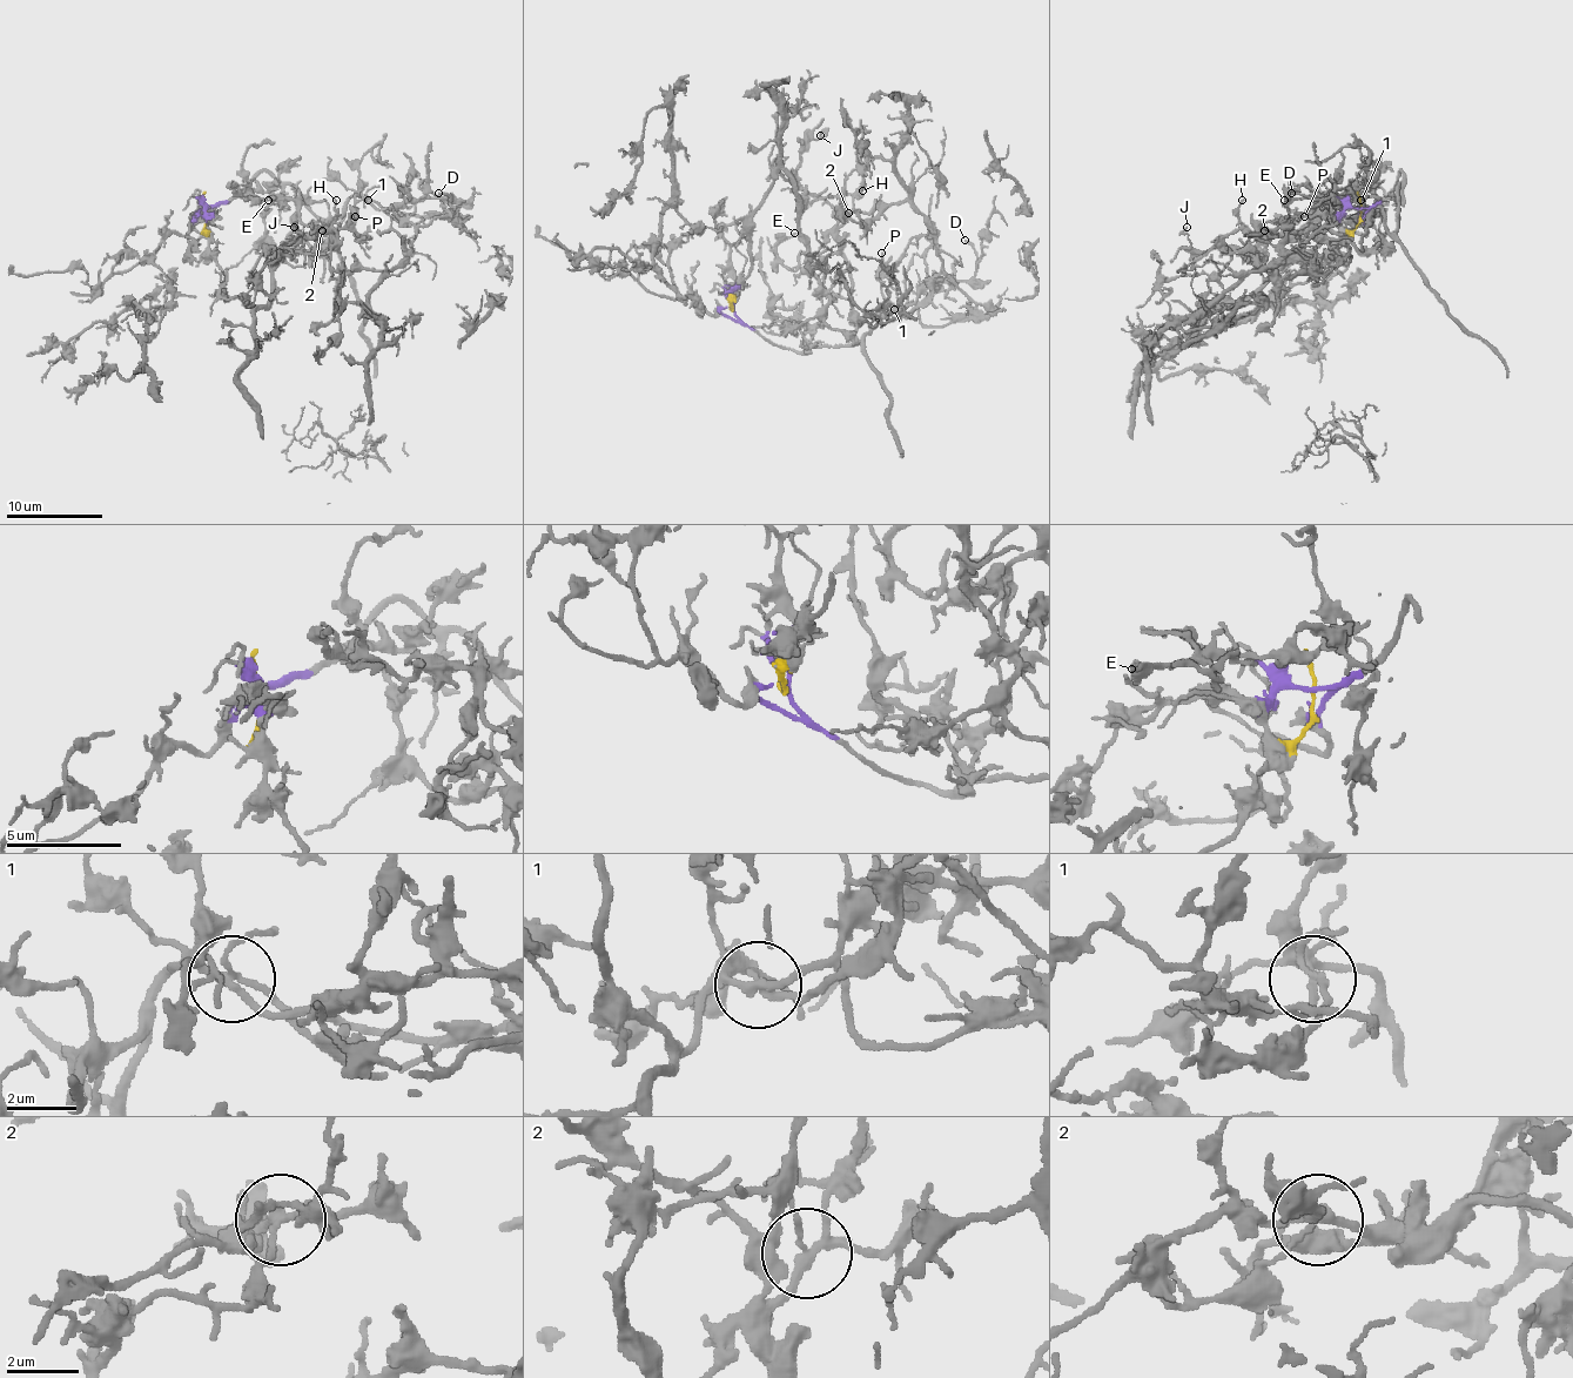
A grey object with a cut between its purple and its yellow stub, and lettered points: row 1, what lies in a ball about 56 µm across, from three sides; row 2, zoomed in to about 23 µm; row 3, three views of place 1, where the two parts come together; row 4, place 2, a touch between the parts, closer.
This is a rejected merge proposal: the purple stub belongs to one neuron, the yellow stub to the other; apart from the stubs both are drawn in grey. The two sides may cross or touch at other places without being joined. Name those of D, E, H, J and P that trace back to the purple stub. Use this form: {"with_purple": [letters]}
{"with_purple": ["D", "E", "H", "J", "P"]}

